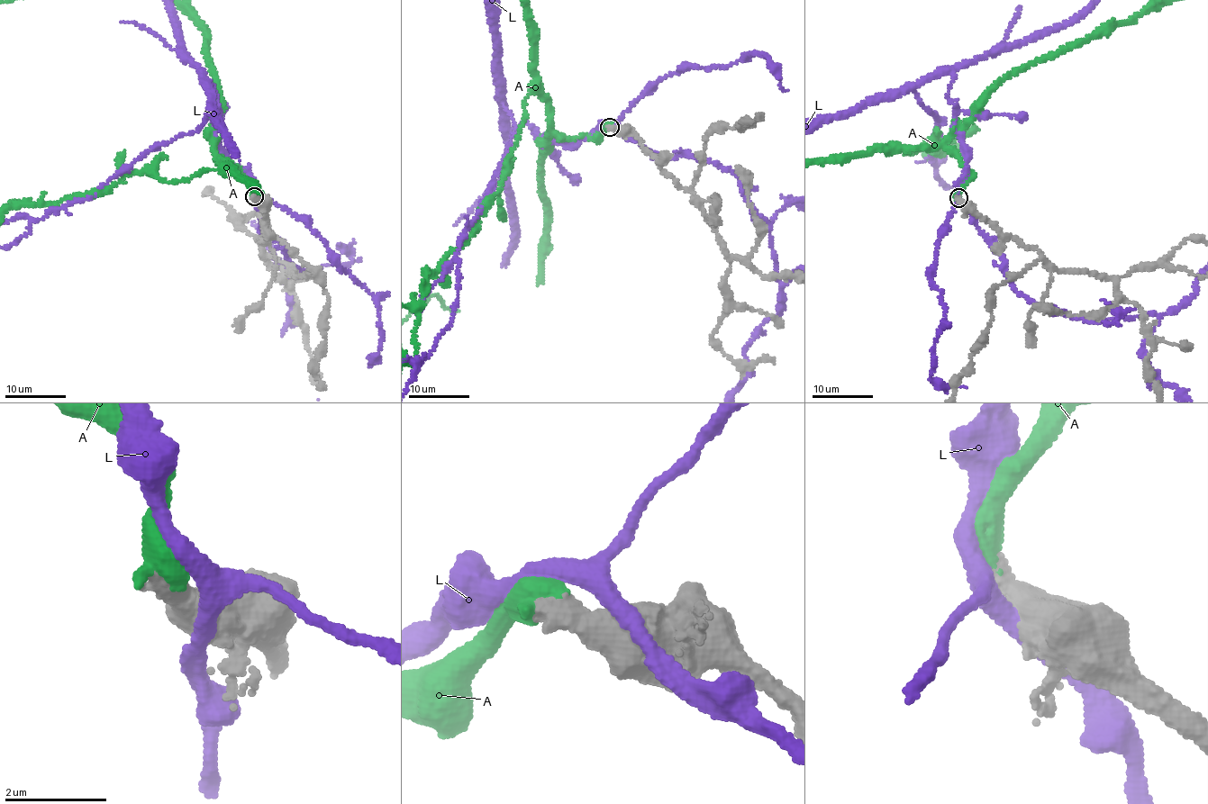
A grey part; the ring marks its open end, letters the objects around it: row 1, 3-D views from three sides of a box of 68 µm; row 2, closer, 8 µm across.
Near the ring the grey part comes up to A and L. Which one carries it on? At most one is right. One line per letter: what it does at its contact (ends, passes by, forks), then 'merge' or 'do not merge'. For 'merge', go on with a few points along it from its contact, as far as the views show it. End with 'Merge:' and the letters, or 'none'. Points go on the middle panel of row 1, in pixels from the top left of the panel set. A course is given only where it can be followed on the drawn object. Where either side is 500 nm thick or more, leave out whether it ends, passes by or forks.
A: merge
L: do not merge
Merge: A

